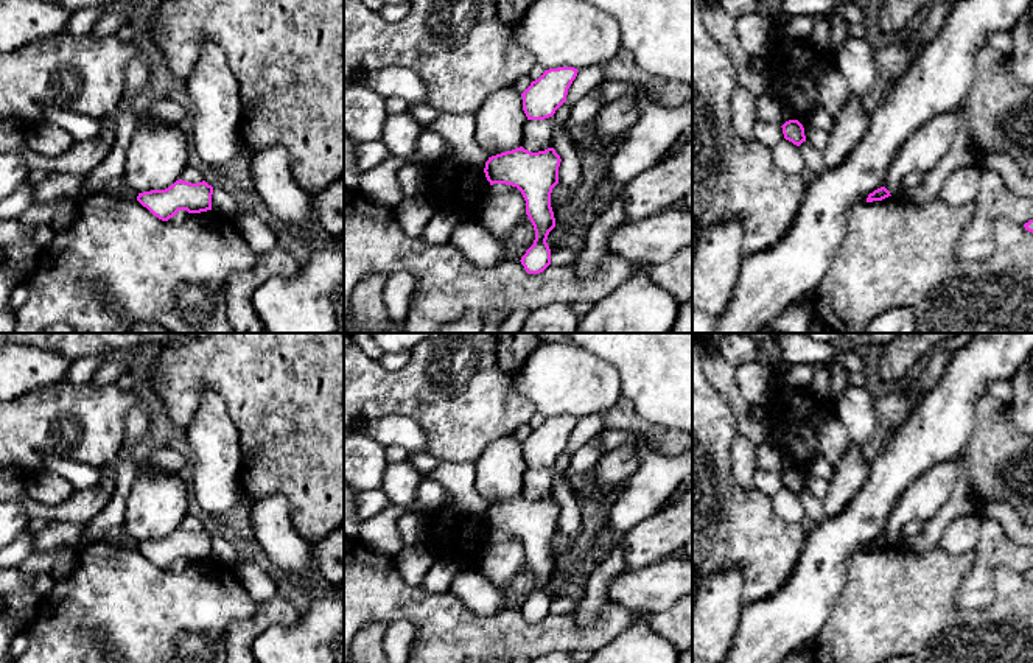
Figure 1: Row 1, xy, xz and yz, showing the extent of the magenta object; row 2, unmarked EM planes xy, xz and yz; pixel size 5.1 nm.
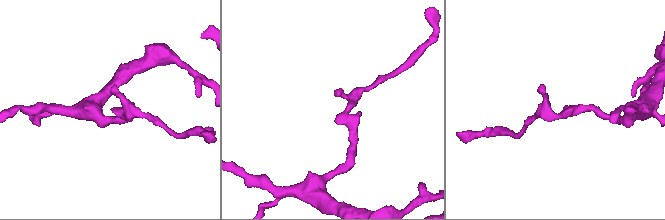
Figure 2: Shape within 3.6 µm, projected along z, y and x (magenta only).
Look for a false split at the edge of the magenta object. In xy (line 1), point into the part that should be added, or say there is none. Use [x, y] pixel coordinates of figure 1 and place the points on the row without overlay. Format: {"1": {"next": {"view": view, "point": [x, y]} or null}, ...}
{"1": {"next": null}}

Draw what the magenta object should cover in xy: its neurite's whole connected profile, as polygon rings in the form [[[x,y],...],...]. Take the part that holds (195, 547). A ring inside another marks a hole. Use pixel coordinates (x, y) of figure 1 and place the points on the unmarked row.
[[[179,528],[165,538],[138,542],[137,549],[159,568],[168,570],[179,559],[188,562],[212,559],[212,543],[213,535],[205,529],[191,532]]]

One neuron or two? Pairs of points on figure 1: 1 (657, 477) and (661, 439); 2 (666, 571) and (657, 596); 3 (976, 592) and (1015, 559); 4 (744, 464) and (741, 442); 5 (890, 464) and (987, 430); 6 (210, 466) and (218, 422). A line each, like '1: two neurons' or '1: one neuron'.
1: two neurons
2: one neuron
3: one neuron
4: one neuron
5: two neurons
6: one neuron

